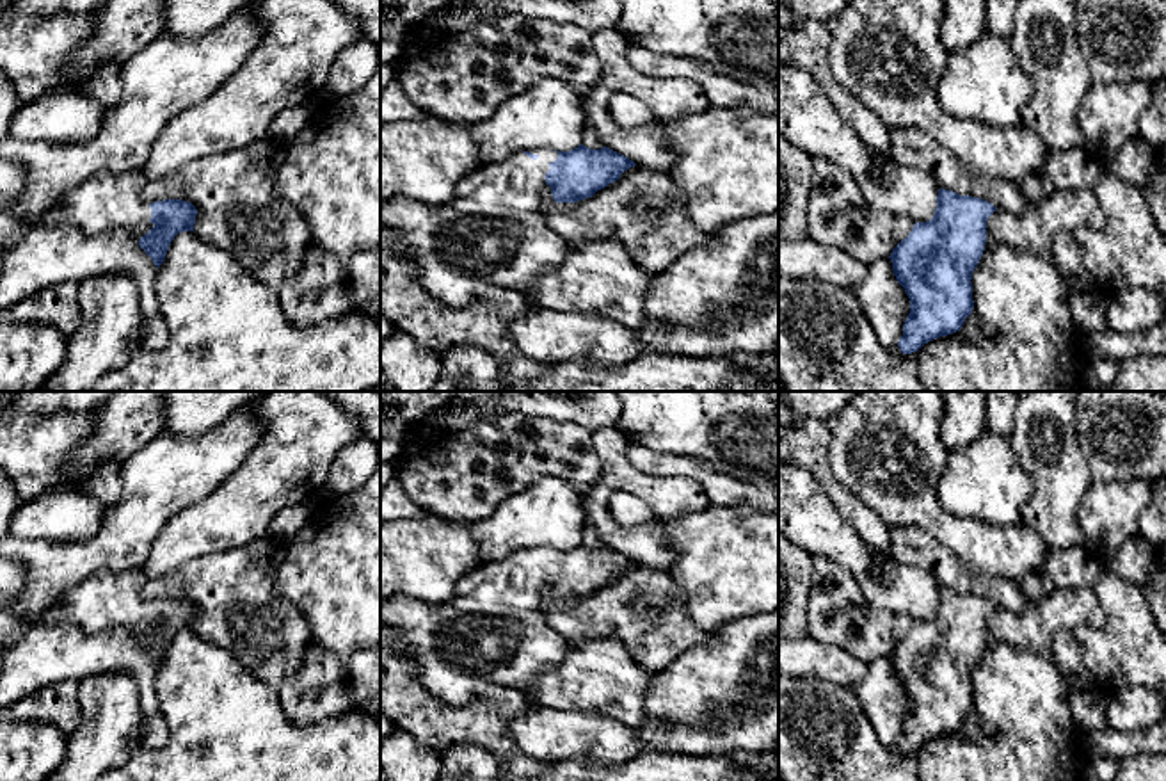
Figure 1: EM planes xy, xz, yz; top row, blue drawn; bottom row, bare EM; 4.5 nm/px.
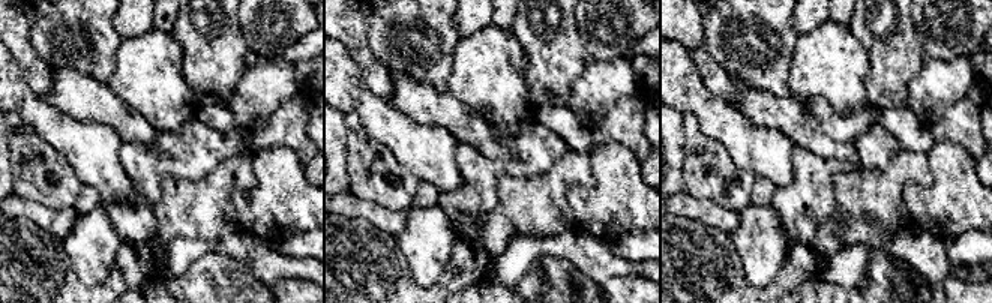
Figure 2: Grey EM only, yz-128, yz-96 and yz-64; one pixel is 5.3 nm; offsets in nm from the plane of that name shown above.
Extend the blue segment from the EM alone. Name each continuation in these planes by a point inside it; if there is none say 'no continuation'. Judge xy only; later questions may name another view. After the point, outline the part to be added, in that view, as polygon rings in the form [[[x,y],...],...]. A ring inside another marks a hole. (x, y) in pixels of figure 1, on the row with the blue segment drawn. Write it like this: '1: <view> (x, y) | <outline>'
1: xy (105, 200) | [[[140,169],[121,174],[101,171],[30,219],[37,226],[75,226],[84,233],[101,233],[110,228],[135,231],[151,219],[151,208],[140,197],[146,181]]]

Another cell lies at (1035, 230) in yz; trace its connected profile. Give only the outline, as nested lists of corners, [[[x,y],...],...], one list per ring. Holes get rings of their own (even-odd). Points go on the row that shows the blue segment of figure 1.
[[[1093,189],[1054,190],[1050,197],[1027,205],[1013,215],[995,210],[986,221],[986,240],[995,246],[1034,253],[1054,263],[1054,240],[1061,231],[1100,229],[1106,215]]]

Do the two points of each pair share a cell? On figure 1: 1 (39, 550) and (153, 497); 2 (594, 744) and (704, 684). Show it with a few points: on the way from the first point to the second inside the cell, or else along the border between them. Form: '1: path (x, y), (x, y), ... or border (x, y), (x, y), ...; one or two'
1: path (68, 554), (98, 552), (125, 525); one
2: path (621, 742), (647, 737), (678, 710); one

